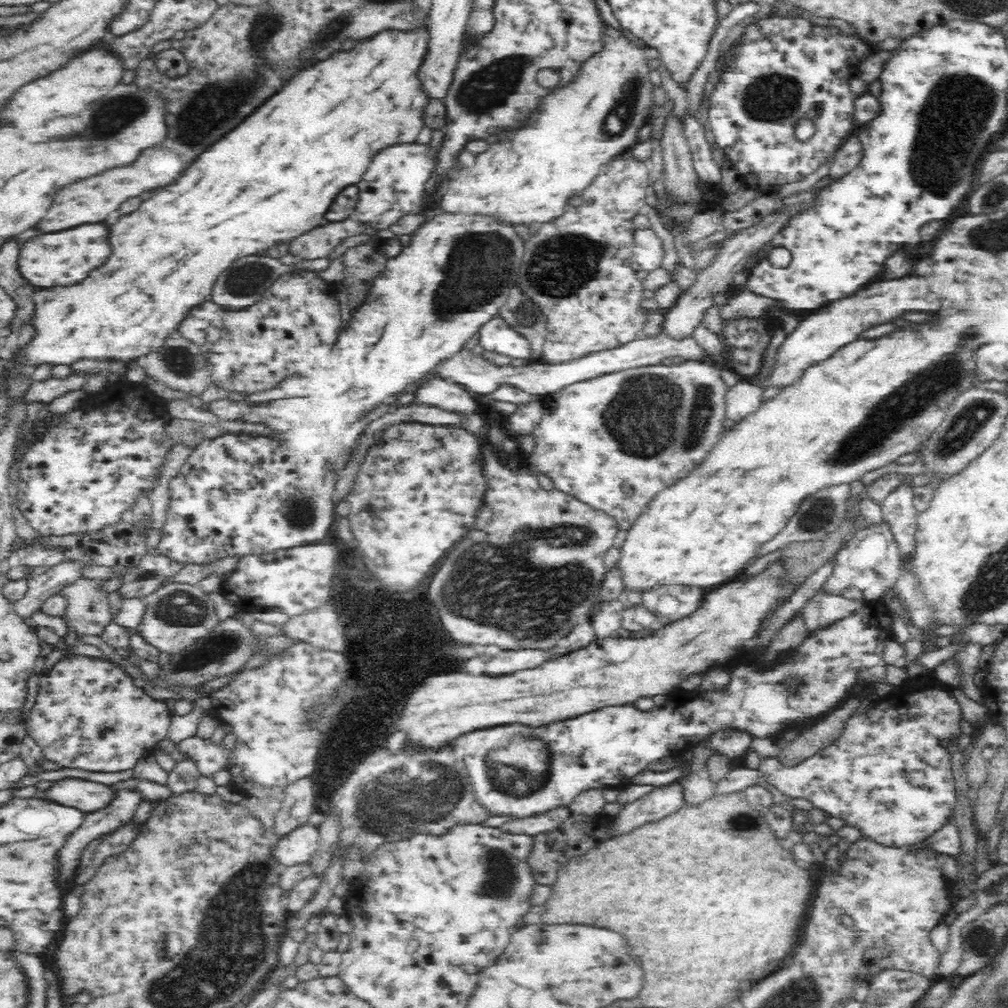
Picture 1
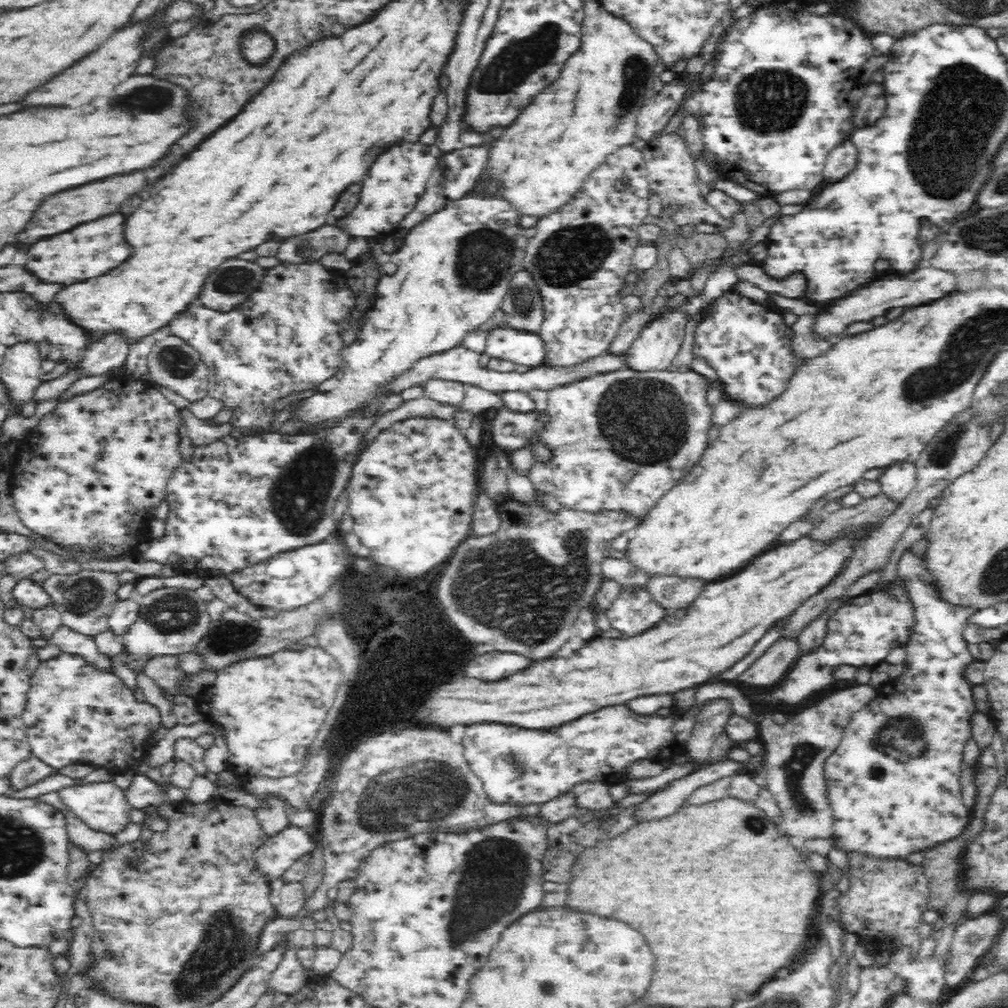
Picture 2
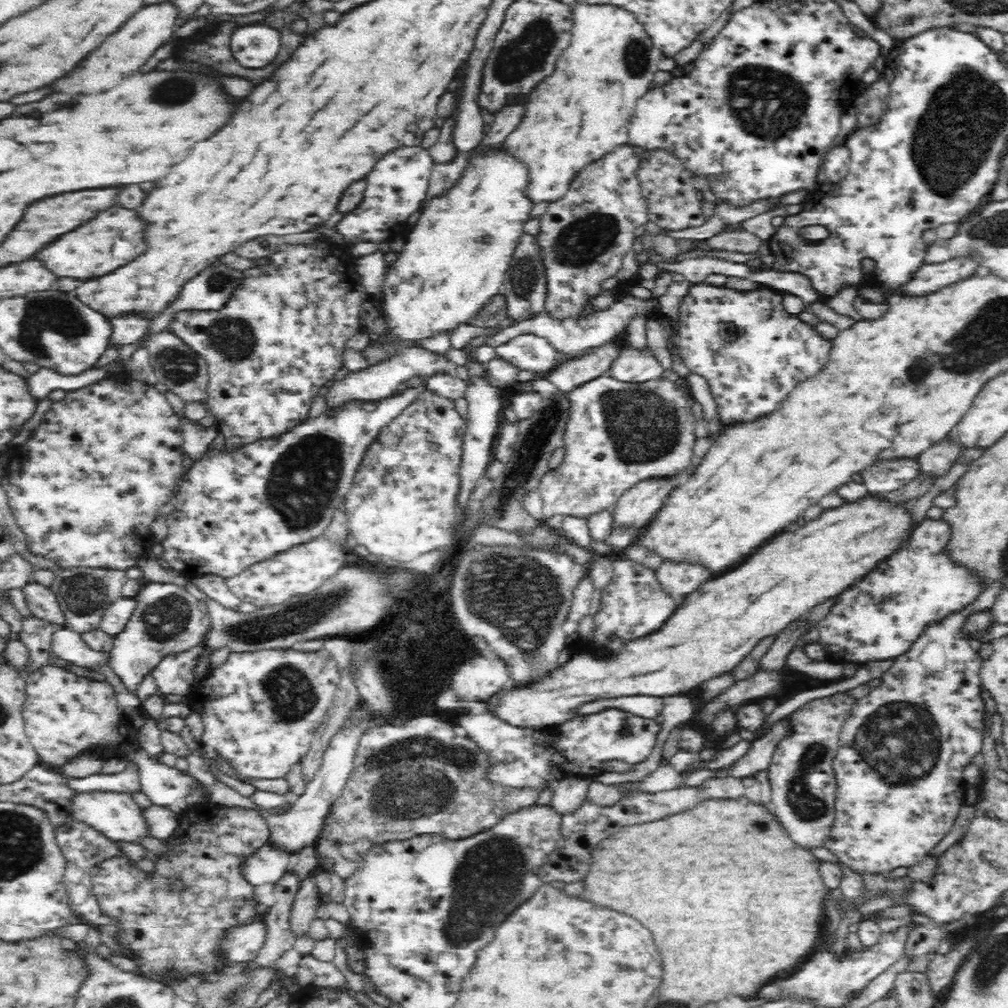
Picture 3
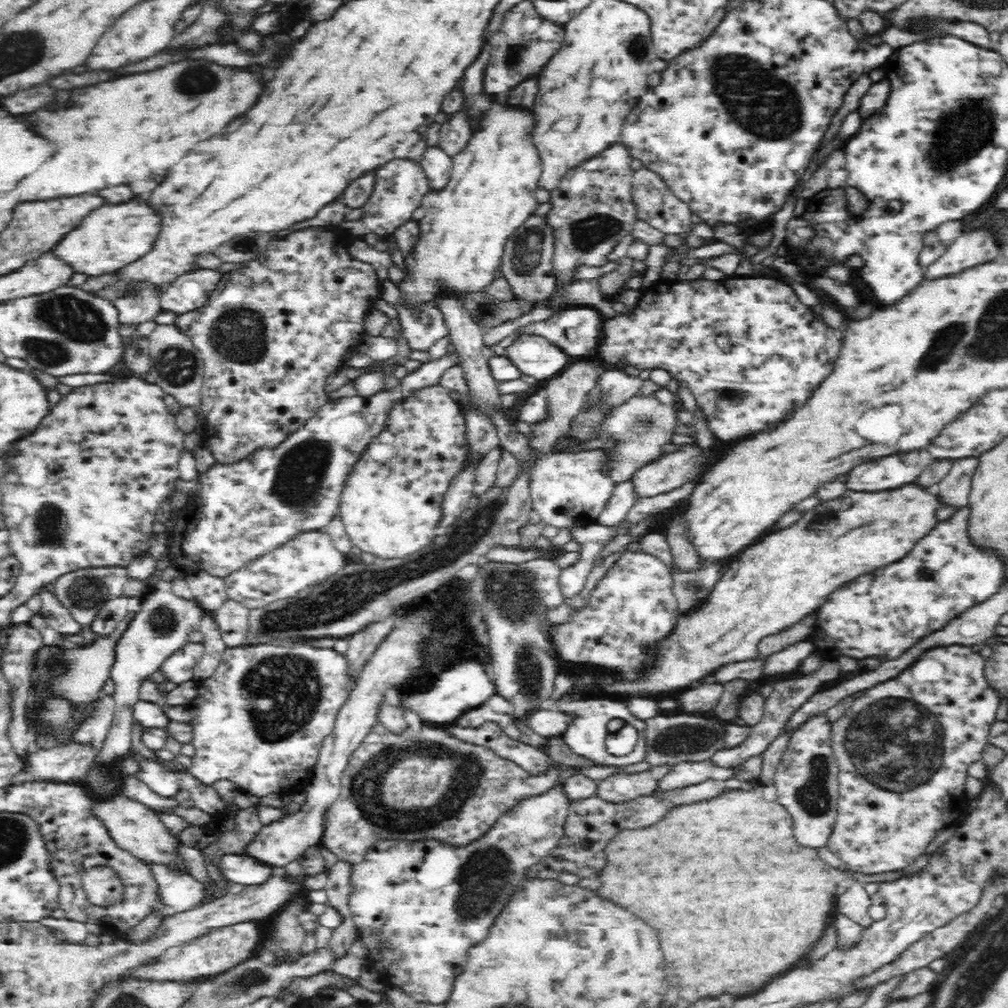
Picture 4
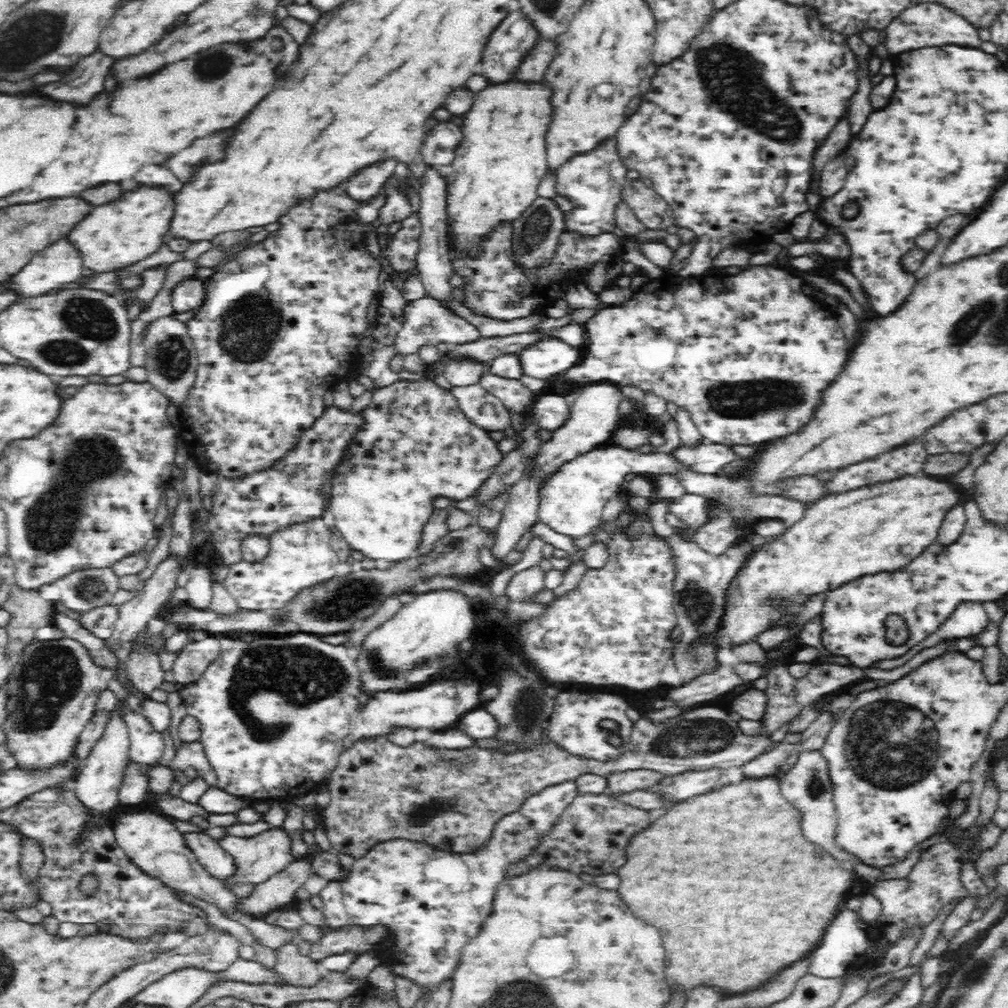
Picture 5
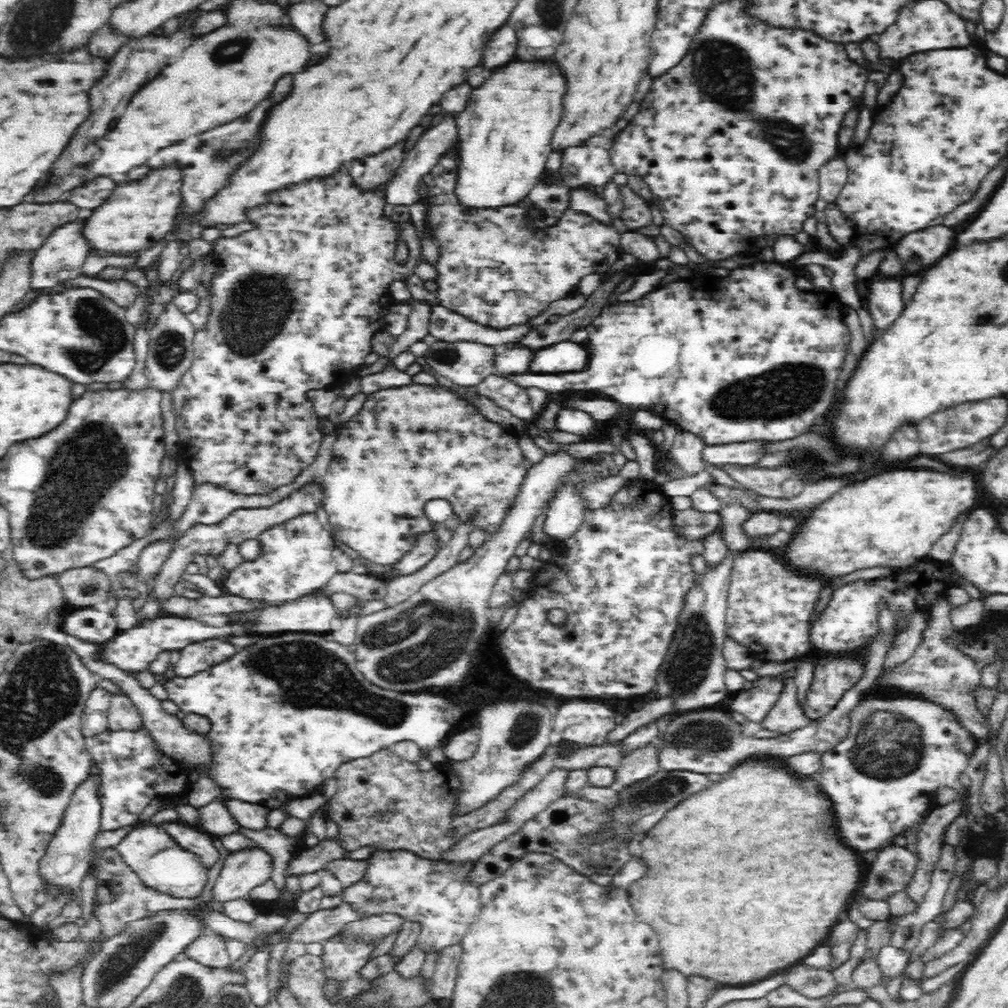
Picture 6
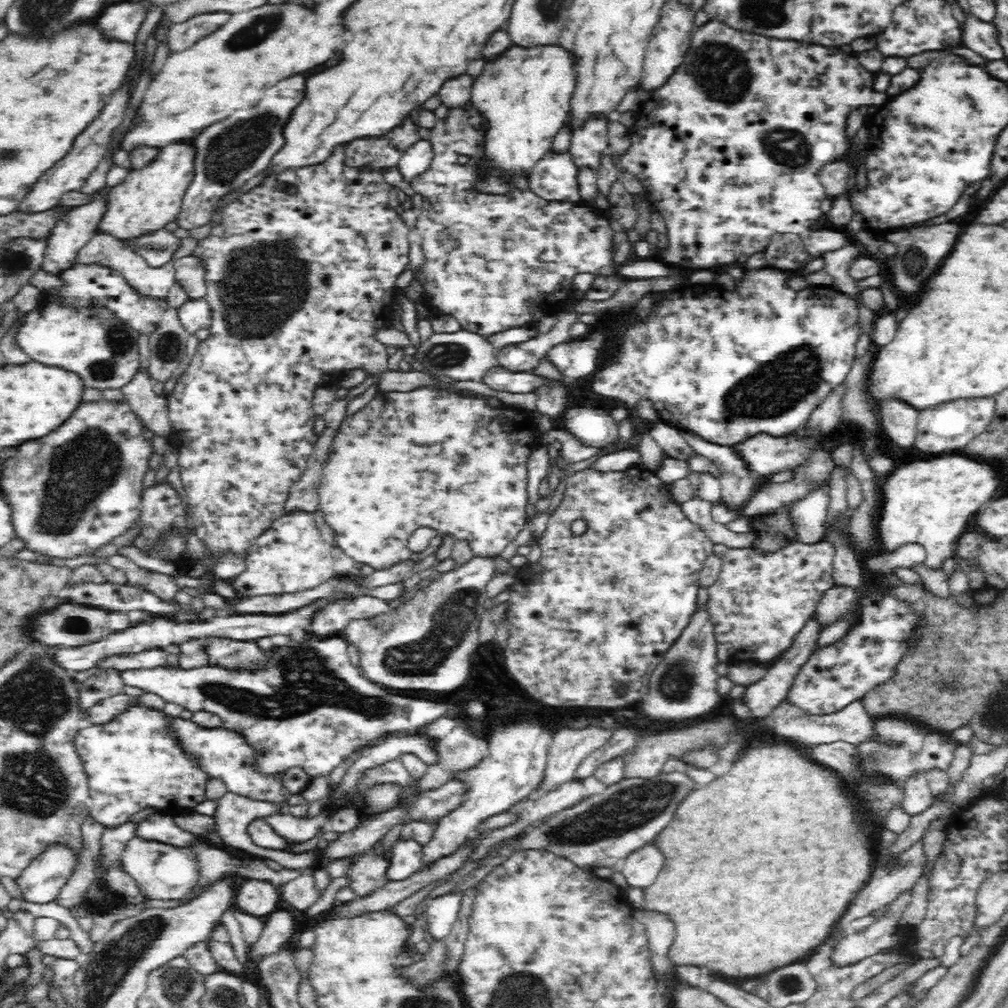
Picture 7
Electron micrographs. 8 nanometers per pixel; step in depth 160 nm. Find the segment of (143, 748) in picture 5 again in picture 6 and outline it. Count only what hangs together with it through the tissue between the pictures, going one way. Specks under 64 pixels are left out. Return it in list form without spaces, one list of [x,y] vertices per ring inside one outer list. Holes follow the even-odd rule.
[[[122,692],[112,696],[107,721],[108,728],[112,731],[140,732],[140,730],[145,730],[142,715],[138,712],[134,703]]]

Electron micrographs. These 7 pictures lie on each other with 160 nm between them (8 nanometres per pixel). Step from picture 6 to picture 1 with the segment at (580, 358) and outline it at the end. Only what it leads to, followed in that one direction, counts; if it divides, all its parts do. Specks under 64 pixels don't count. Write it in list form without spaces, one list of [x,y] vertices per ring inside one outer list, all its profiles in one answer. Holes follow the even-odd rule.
[[[498,314],[486,321],[478,329],[474,342],[479,343],[484,351],[529,362],[530,343],[514,328],[507,316]]]

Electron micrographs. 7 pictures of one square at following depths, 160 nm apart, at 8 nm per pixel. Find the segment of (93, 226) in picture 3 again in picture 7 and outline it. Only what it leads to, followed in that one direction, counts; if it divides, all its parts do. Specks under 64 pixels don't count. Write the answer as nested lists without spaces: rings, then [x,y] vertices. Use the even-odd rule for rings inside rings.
[[[172,144],[164,148],[158,160],[148,164],[144,170],[132,168],[120,186],[110,188],[106,196],[108,198],[105,202],[106,210],[102,220],[98,221],[96,232],[108,234],[118,240],[134,240],[134,238],[150,236],[158,230],[164,230],[170,222],[174,222],[176,215],[180,212],[185,190],[193,179],[192,162],[192,148],[188,144]]]

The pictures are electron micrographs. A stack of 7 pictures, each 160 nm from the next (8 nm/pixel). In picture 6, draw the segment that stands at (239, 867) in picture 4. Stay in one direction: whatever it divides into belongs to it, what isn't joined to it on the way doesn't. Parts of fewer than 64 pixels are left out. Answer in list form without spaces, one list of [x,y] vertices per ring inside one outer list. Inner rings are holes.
[[[167,822],[162,826],[186,851],[196,854],[208,870],[222,860],[210,834],[186,824]]]

